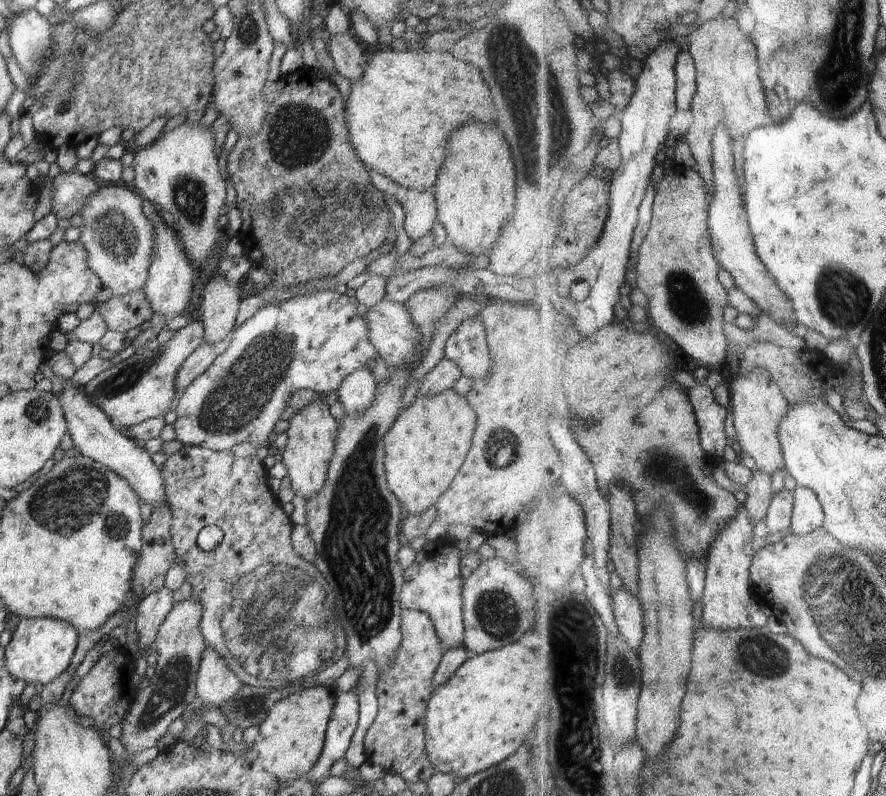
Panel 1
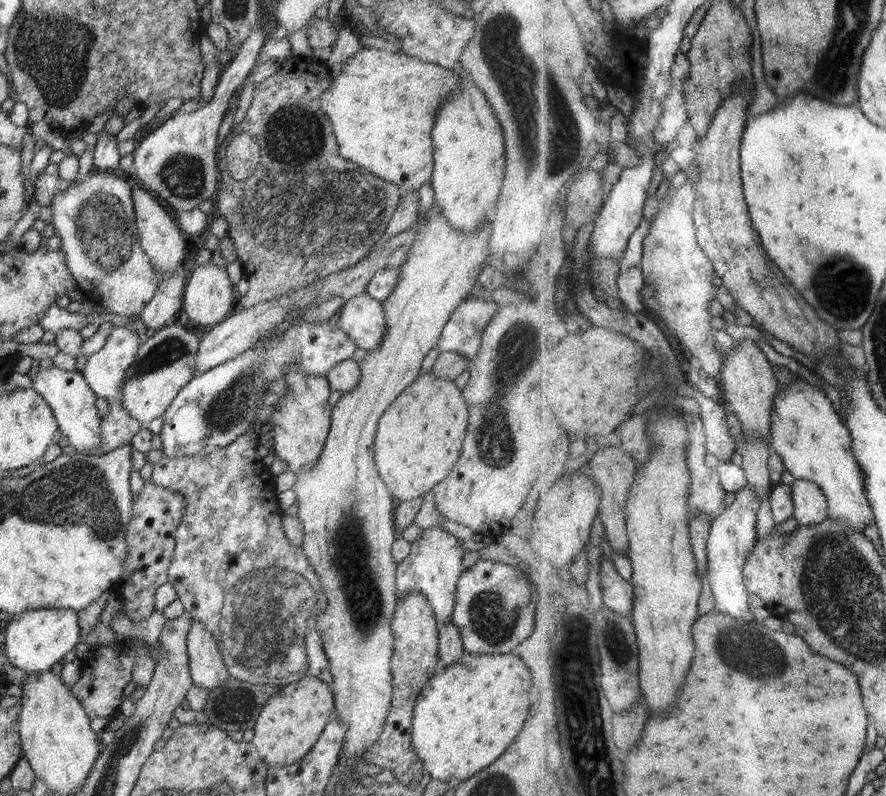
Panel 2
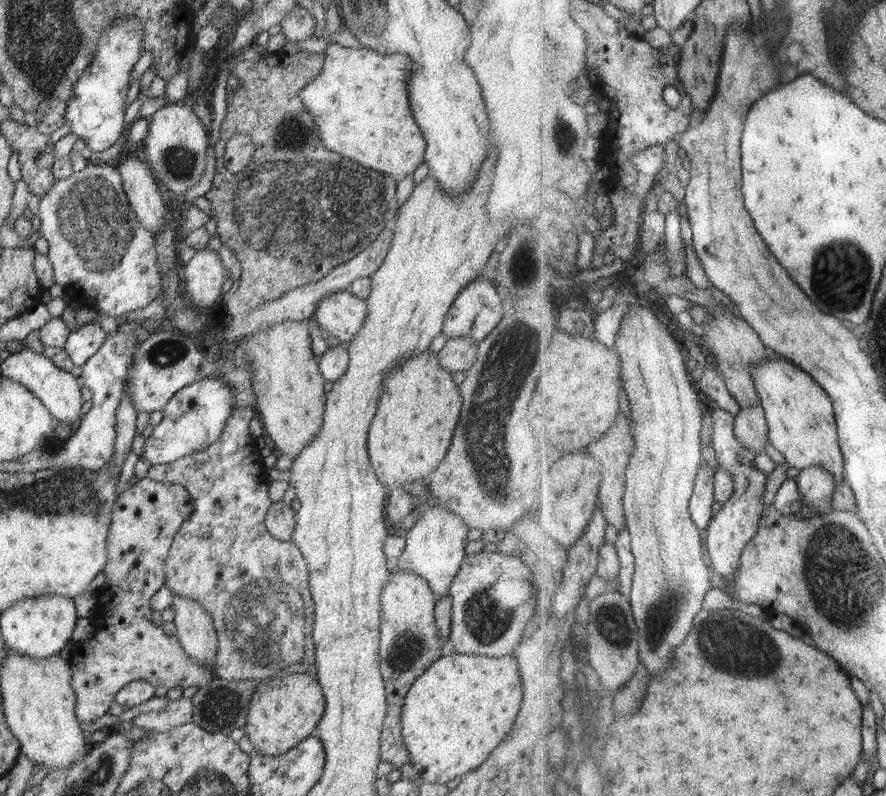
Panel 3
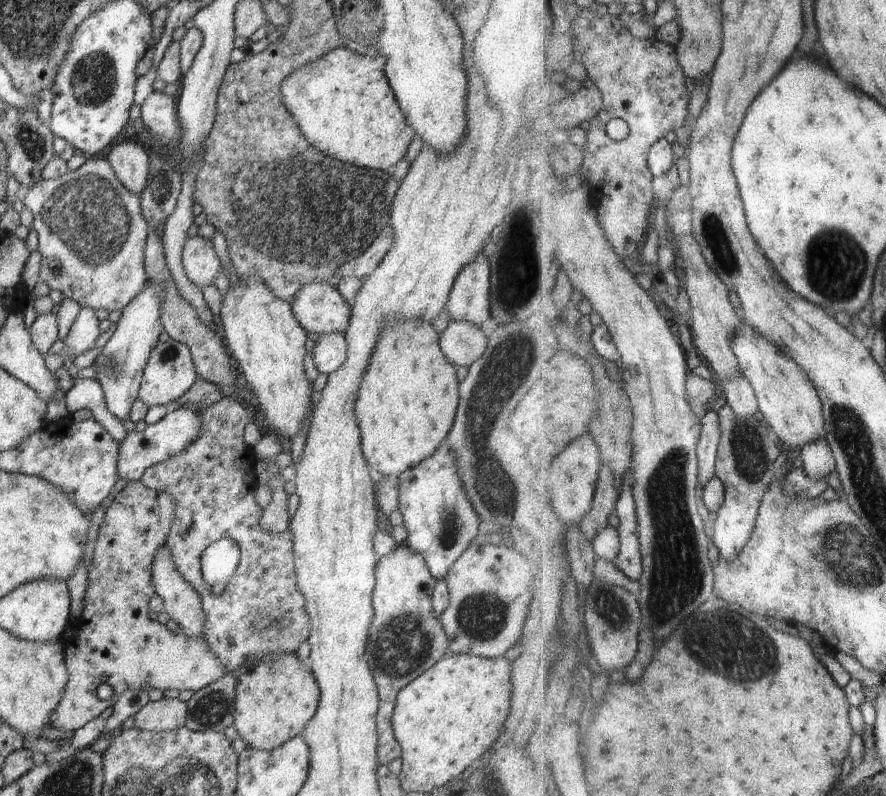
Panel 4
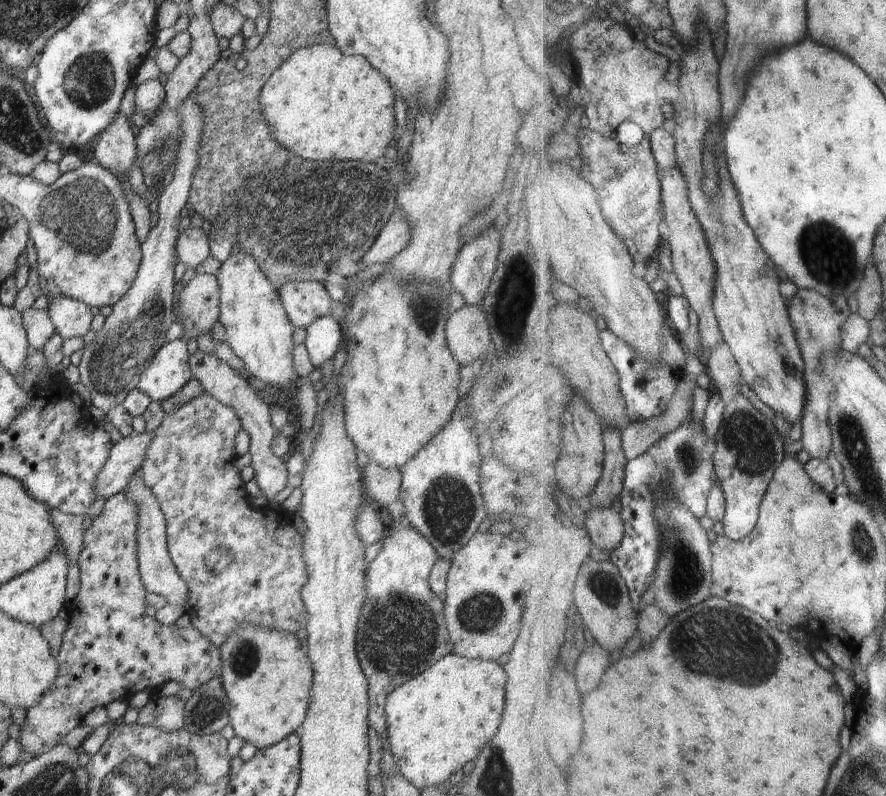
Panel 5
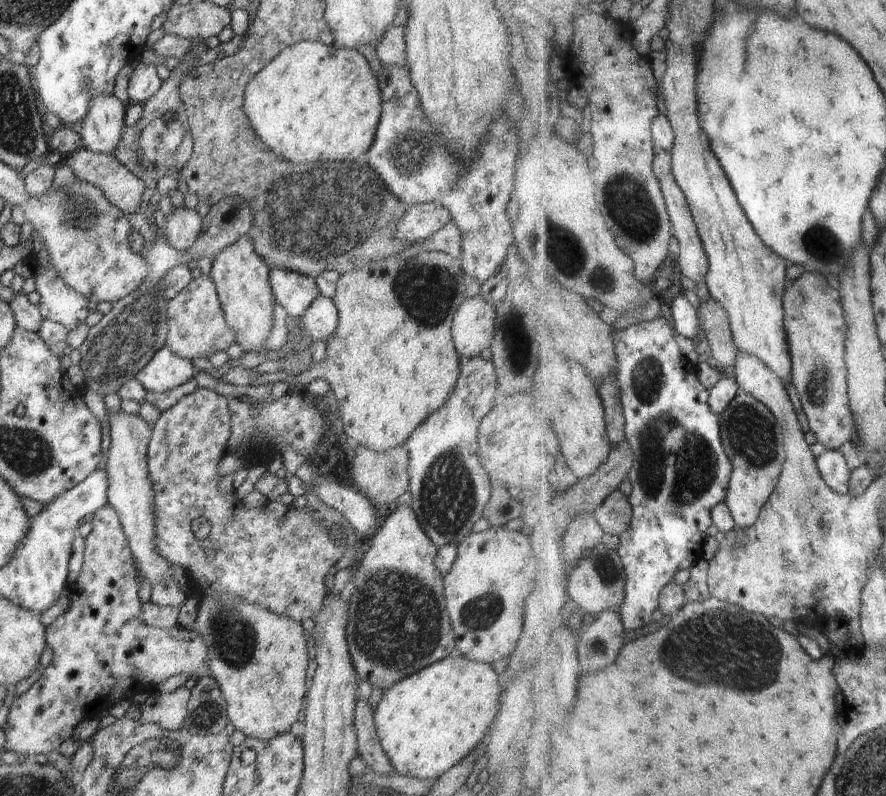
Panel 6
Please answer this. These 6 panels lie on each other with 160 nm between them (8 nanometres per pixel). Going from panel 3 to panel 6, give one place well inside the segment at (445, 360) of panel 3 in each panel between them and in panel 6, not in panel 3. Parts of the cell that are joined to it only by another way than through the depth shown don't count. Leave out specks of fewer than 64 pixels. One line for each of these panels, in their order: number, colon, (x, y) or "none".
4: (462, 342)
5: (467, 332)
6: (472, 330)

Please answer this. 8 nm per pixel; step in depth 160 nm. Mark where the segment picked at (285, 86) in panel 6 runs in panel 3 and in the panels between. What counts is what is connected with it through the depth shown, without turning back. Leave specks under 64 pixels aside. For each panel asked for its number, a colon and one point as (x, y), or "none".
3: (359, 102)
4: (342, 103)
5: (321, 105)

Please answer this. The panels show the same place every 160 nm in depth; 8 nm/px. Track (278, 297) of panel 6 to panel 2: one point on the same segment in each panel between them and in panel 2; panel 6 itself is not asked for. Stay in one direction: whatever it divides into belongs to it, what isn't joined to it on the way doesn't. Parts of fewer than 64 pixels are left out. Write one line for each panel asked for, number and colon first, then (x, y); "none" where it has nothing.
2: (362, 318)
3: (341, 314)
4: (318, 307)
5: (304, 301)

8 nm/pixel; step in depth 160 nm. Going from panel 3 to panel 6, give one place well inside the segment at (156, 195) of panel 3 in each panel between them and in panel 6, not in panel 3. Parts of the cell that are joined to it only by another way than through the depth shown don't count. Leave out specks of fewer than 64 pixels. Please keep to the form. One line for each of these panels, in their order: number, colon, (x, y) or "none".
4: (130, 162)
5: (115, 149)
6: (101, 131)

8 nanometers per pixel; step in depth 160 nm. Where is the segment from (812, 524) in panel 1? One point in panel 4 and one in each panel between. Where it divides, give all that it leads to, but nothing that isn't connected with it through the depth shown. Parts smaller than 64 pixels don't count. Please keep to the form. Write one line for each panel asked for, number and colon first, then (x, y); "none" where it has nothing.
2: (811, 504)
3: (818, 486)
4: (819, 459)

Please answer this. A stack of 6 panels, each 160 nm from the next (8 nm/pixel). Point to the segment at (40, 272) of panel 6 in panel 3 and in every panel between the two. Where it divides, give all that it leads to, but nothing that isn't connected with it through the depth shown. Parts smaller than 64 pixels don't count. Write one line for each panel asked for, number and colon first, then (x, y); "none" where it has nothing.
3: (81, 344)
4: (85, 329)
5: (71, 317)

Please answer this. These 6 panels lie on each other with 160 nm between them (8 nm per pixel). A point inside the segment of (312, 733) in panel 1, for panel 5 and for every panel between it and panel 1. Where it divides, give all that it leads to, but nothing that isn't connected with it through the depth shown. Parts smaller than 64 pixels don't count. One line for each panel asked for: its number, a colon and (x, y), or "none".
2: (290, 723)
3: (284, 710)
4: (276, 695)
5: (267, 678)

